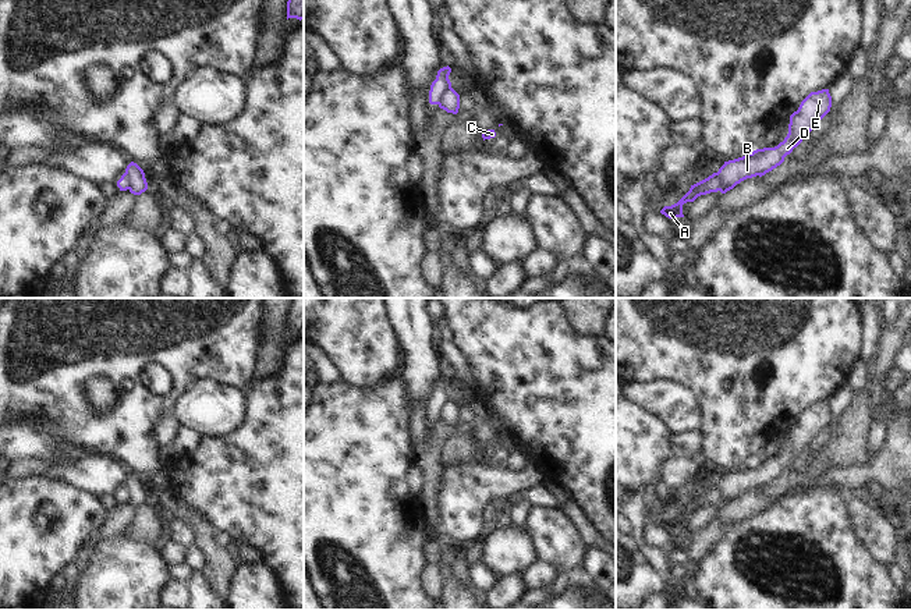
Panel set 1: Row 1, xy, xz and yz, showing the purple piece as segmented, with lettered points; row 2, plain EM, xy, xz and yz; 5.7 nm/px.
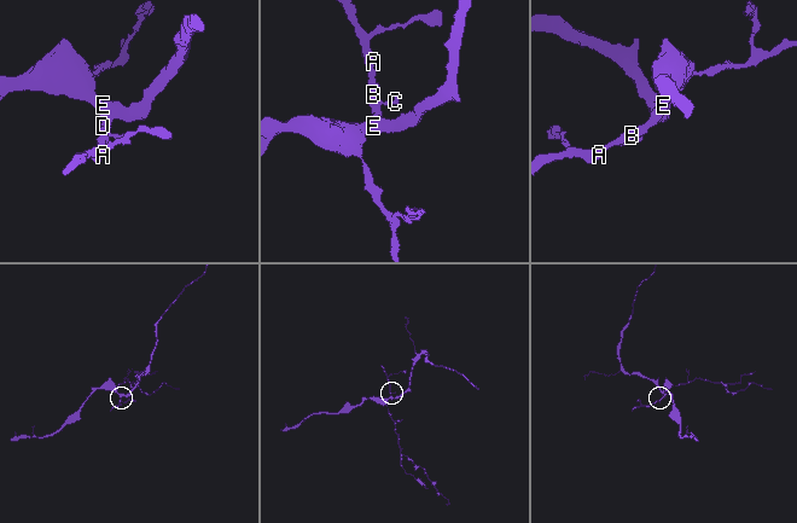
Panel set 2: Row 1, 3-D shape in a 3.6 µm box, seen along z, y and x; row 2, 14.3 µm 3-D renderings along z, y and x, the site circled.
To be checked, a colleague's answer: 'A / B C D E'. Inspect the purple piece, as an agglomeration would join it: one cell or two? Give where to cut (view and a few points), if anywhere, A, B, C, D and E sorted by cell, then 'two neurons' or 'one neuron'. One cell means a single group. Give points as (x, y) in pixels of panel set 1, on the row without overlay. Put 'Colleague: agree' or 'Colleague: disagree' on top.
Colleague: agree
cut xz (450, 399), (445, 403), (439, 417); groups A / B C D E; two neurons

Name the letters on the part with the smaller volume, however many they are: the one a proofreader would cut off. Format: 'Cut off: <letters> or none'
Cut off: A

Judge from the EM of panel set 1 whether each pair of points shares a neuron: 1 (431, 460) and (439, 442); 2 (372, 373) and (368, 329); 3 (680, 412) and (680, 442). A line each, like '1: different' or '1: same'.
1: same
2: same
3: different

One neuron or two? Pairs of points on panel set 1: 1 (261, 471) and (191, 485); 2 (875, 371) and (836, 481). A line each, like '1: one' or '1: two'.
1: one
2: two

